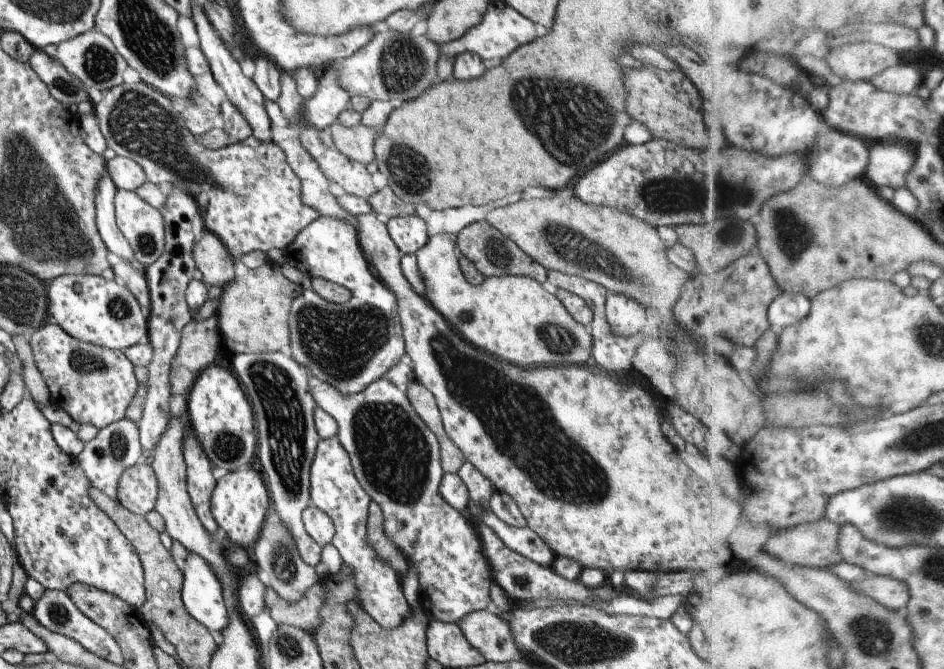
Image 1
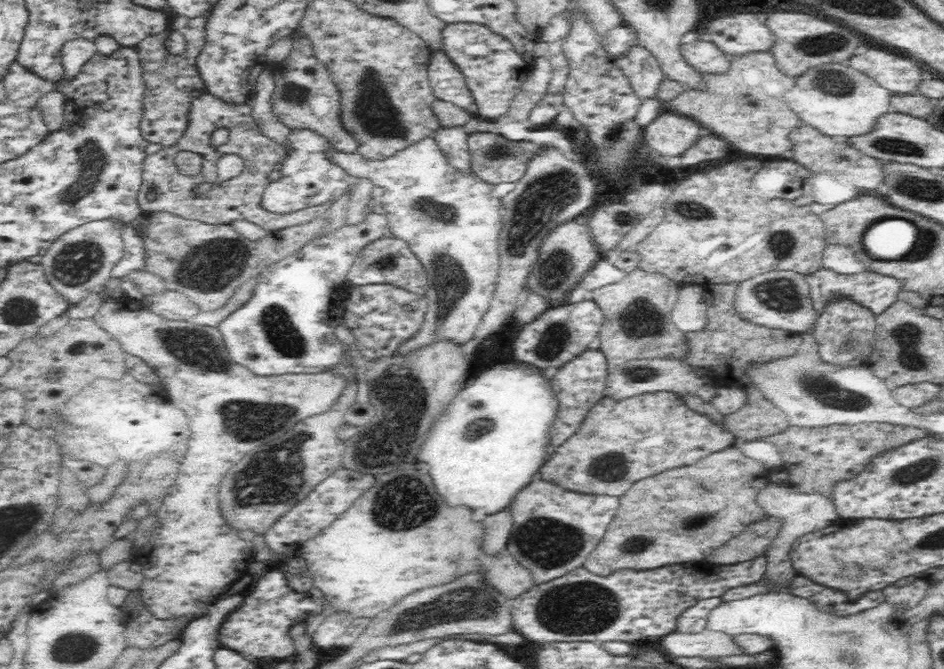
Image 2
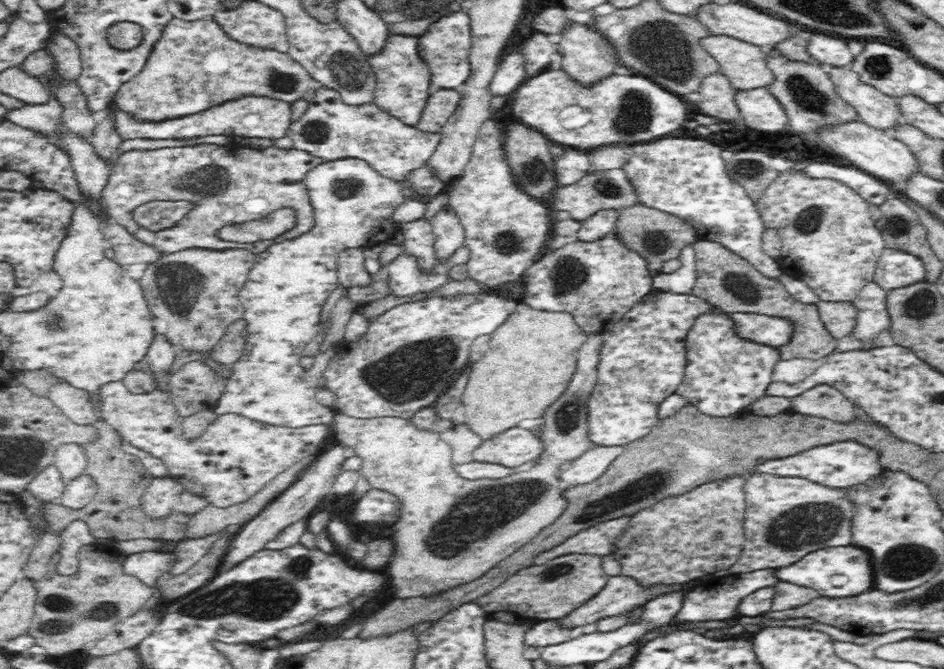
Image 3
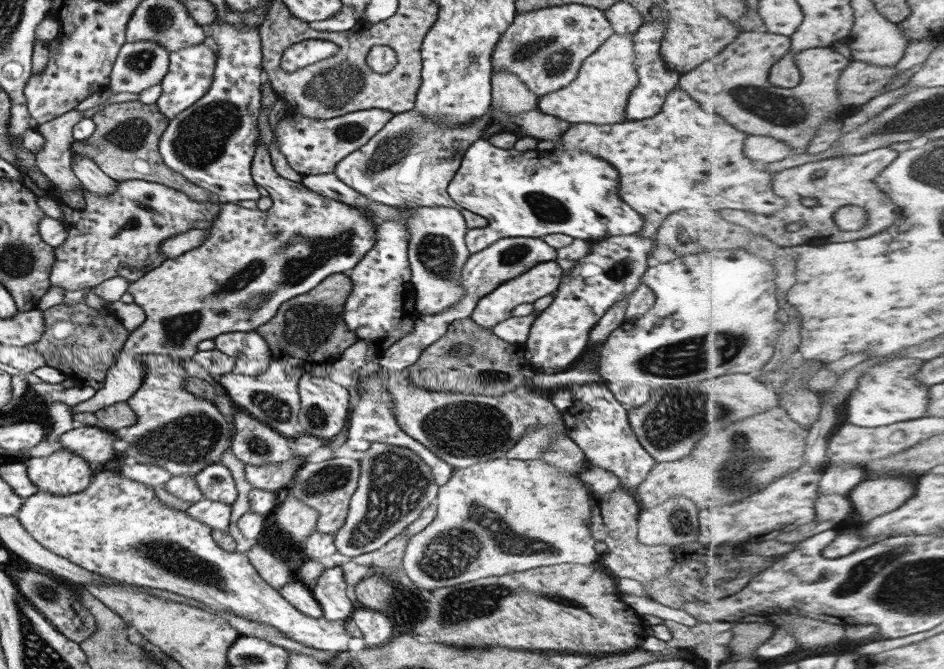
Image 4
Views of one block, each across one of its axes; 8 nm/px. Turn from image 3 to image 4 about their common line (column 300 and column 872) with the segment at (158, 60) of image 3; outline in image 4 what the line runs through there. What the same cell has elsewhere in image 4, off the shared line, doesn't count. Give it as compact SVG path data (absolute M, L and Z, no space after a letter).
M855 62L843 72L839 80L841 102L845 106L857 106L870 102L884 94L890 84L900 75L896 66L876 66Z

